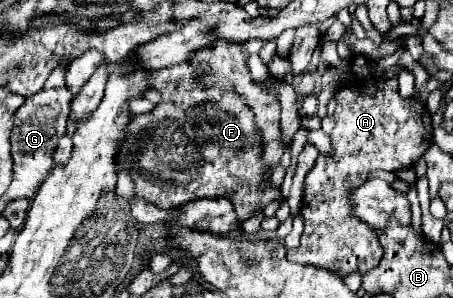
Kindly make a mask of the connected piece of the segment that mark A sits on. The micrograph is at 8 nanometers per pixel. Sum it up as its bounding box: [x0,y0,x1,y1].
[288,76,432,276]

